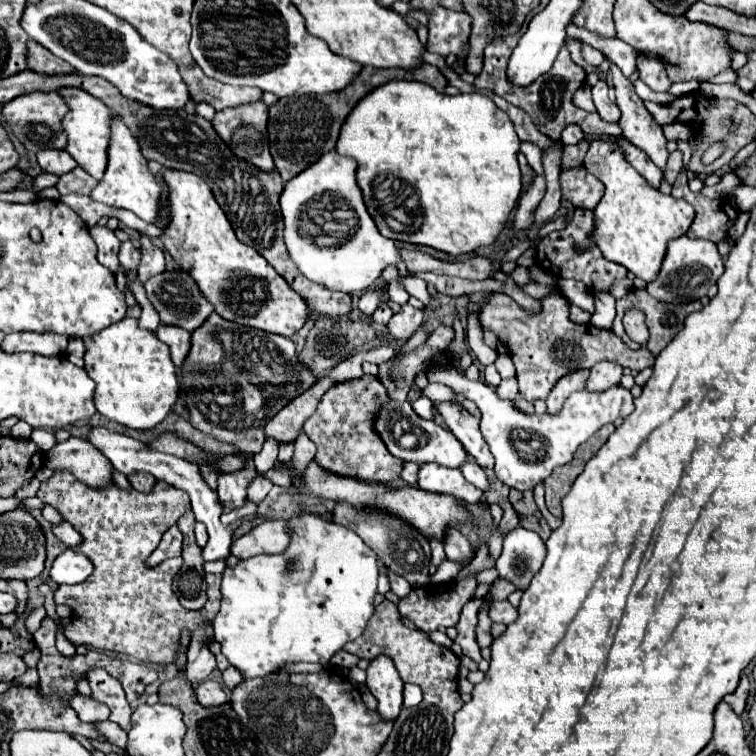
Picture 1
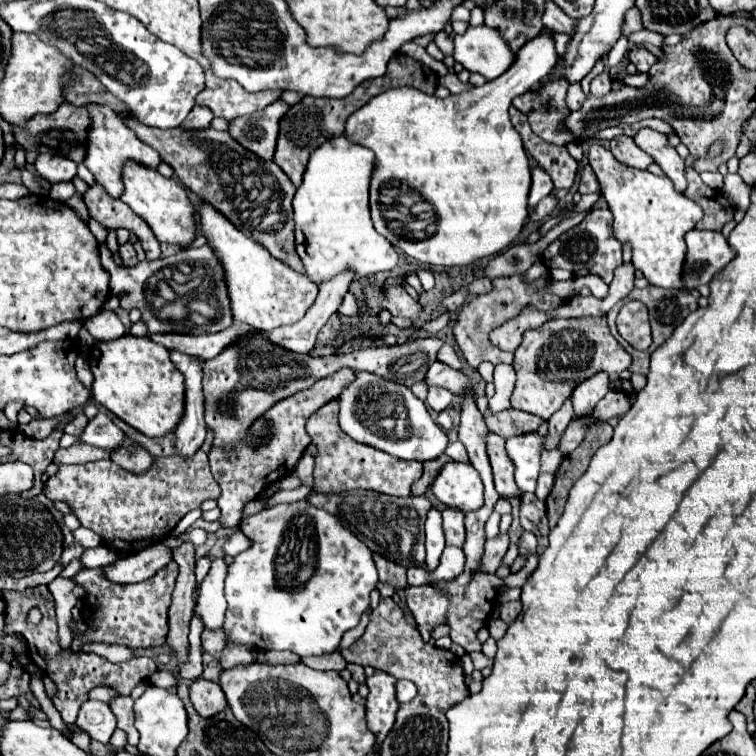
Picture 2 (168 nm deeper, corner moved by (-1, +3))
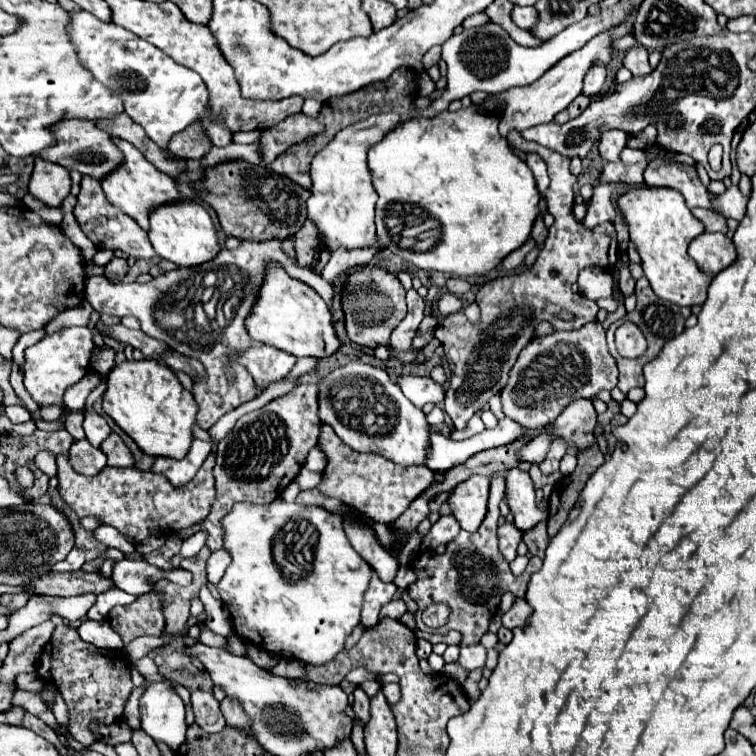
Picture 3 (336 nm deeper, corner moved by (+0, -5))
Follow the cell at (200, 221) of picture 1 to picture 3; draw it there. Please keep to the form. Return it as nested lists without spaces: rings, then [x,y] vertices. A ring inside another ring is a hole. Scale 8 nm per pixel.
[[[269,262],[263,284],[245,320],[245,328],[255,342],[271,344],[279,350],[287,350],[295,356],[325,358],[337,352],[339,340],[331,322],[331,312],[323,298],[305,282],[291,278],[279,262]]]

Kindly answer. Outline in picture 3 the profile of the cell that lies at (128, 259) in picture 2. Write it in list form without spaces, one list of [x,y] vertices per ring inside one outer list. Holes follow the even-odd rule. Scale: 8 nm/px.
[[[113,258],[105,266],[105,276],[111,280],[121,280],[127,276],[127,272],[129,272],[129,262],[125,258]]]

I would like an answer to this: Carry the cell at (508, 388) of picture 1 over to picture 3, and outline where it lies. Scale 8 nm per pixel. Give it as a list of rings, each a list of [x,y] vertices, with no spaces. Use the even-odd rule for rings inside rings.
[[[481,413],[475,414],[470,420],[468,425],[465,429],[459,430],[454,429],[453,432],[451,432],[451,438],[453,440],[465,440],[465,438],[470,438],[477,434],[477,432],[481,432],[485,426],[483,426],[483,422],[481,420]]]

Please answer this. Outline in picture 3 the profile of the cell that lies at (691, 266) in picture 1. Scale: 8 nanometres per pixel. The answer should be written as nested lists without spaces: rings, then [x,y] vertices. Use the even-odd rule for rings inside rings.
[[[707,232],[697,236],[689,244],[689,256],[711,278],[721,270],[725,270],[727,266],[731,266],[737,258],[735,246],[725,234],[707,234]]]

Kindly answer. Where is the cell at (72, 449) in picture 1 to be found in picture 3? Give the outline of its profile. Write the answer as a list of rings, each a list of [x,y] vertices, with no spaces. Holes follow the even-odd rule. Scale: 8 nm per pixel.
[[[67,412],[67,422],[65,428],[67,432],[73,436],[73,440],[83,440],[85,432],[83,432],[83,412]]]

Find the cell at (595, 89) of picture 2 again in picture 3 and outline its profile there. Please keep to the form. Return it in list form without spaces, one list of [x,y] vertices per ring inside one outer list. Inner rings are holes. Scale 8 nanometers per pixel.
[[[595,64],[587,76],[585,76],[585,86],[583,86],[583,94],[591,96],[591,94],[599,94],[605,88],[605,66],[603,64]]]

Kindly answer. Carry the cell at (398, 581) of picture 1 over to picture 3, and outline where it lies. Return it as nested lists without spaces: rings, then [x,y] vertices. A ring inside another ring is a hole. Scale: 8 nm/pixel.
[[[353,516],[351,518],[345,518],[345,532],[347,532],[347,538],[349,542],[353,544],[353,548],[369,562],[371,568],[375,568],[377,576],[383,580],[383,582],[393,582],[395,576],[397,576],[397,570],[399,570],[399,564],[397,560],[377,542],[377,538],[373,536],[373,532],[357,522]]]

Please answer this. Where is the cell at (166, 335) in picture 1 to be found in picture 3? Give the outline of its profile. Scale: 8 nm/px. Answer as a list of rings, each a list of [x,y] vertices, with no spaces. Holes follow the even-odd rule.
[[[193,438],[191,448],[189,448],[185,458],[175,460],[175,458],[159,456],[159,458],[155,458],[155,464],[153,464],[151,470],[153,472],[161,472],[163,476],[167,476],[173,486],[183,486],[201,468],[201,464],[209,456],[209,452],[211,452],[211,444],[209,442]]]

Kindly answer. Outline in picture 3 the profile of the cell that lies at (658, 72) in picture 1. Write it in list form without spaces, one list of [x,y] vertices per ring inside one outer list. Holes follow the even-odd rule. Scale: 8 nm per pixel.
[[[633,46],[623,58],[623,66],[627,66],[633,72],[633,76],[647,76],[653,70],[649,66],[647,56],[649,56],[649,52],[643,50],[643,46]]]

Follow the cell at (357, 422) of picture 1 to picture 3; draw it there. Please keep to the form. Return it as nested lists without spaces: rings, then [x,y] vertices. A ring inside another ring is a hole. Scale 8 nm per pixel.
[[[329,424],[321,426],[319,434],[319,448],[327,456],[327,466],[323,470],[323,478],[319,482],[319,492],[337,498],[341,502],[347,502],[355,506],[357,510],[363,510],[365,514],[377,518],[379,522],[393,522],[397,520],[409,504],[431,486],[435,474],[427,466],[395,466],[393,462],[387,462],[383,456],[375,454],[359,454],[345,446],[339,436],[333,432]]]

